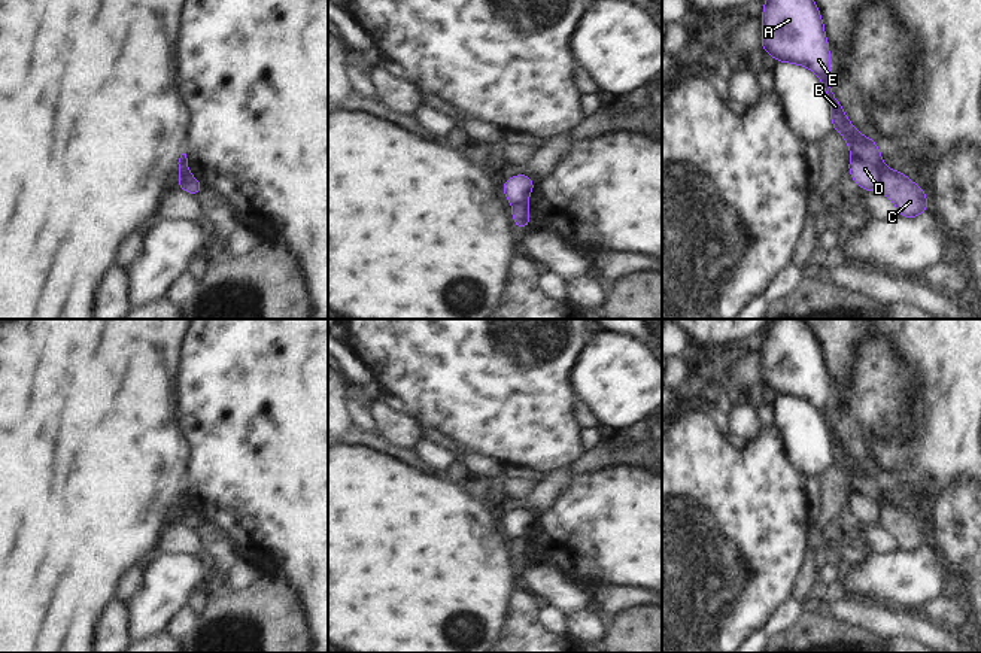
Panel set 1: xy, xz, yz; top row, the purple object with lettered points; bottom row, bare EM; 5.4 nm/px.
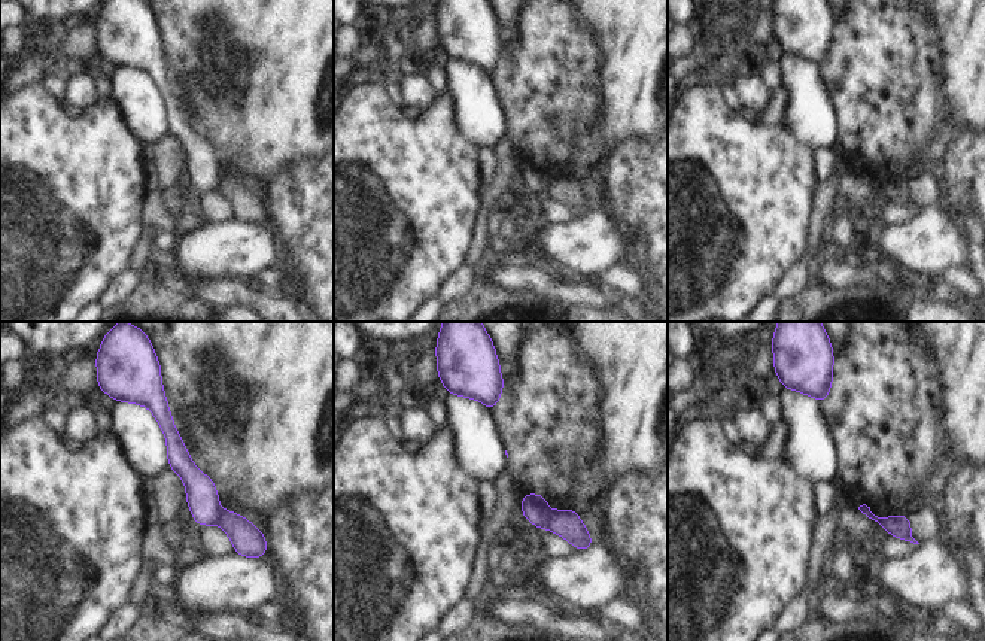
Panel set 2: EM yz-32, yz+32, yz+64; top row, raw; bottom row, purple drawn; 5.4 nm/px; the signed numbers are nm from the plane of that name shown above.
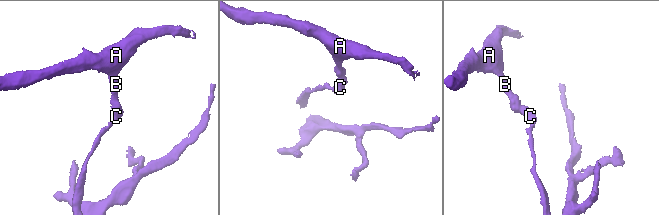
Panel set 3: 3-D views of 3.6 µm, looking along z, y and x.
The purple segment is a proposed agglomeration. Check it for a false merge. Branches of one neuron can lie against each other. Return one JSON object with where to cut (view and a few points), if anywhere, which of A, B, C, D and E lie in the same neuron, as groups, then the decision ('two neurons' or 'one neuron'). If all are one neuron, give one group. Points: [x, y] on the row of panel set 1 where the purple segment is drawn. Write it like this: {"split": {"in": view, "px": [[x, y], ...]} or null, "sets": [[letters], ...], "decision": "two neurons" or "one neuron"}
{"split": {"in": "yz", "px": [[884, 169], [877, 188]]}, "sets": [["A", "B", "D", "E"], ["C"]], "decision": "two neurons"}

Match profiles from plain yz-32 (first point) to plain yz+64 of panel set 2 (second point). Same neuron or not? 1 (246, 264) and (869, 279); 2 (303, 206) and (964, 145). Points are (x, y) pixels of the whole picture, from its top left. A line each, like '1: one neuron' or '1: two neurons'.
1: two neurons
2: one neuron

